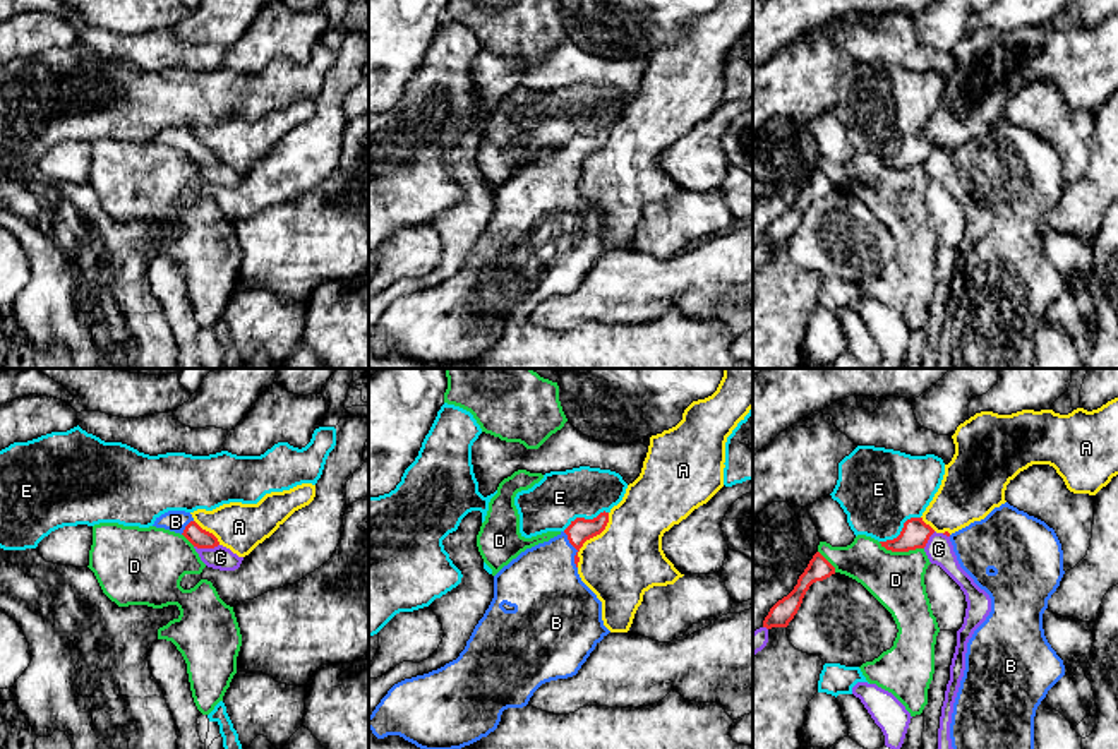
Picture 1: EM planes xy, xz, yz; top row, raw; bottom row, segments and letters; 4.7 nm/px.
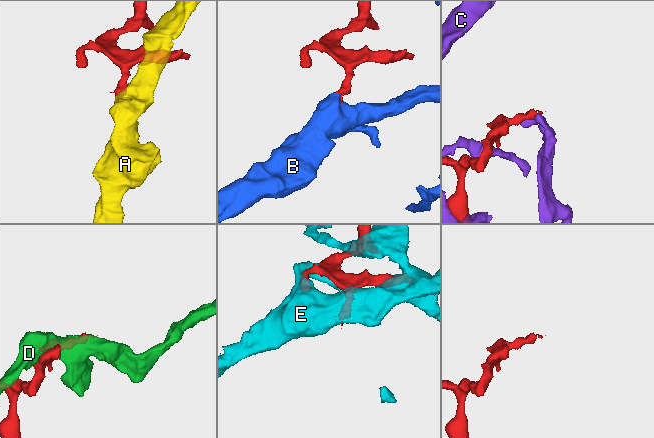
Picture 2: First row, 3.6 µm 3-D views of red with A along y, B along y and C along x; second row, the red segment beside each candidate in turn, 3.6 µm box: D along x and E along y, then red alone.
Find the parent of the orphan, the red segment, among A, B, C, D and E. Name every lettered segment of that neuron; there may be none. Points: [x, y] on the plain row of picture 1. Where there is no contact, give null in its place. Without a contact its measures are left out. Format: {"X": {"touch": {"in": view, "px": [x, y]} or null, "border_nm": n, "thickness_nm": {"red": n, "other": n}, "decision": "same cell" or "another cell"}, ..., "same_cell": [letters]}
{"A": {"touch": {"in": "xz", "px": [590, 153]}, "border_nm": 300, "thickness_nm": {"red": 120, "other": 340}, "decision": "another cell"}, "B": {"touch": {"in": "xz", "px": [577, 165]}, "border_nm": 190, "thickness_nm": {"red": 120, "other": 340}, "decision": "same cell"}, "C": {"touch": {"in": "xy", "px": [206, 163]}, "border_nm": 120, "thickness_nm": {"red": 90, "other": 110}, "decision": "another cell"}, "D": {"touch": {"in": "yz", "px": [901, 167]}, "border_nm": 220, "thickness_nm": {"red": 130, "other": 260}, "decision": "another cell"}, "E": {"touch": {"in": "yz", "px": [902, 146]}, "border_nm": 220, "thickness_nm": {"red": 130, "other": 380}, "decision": "another cell"}, "same_cell": ["B"]}

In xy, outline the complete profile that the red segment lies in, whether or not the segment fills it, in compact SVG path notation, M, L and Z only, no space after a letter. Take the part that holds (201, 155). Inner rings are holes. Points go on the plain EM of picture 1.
M168 127L156 134L153 142L180 149L197 165L214 165L219 161L218 154L202 146L192 130L185 127Z

